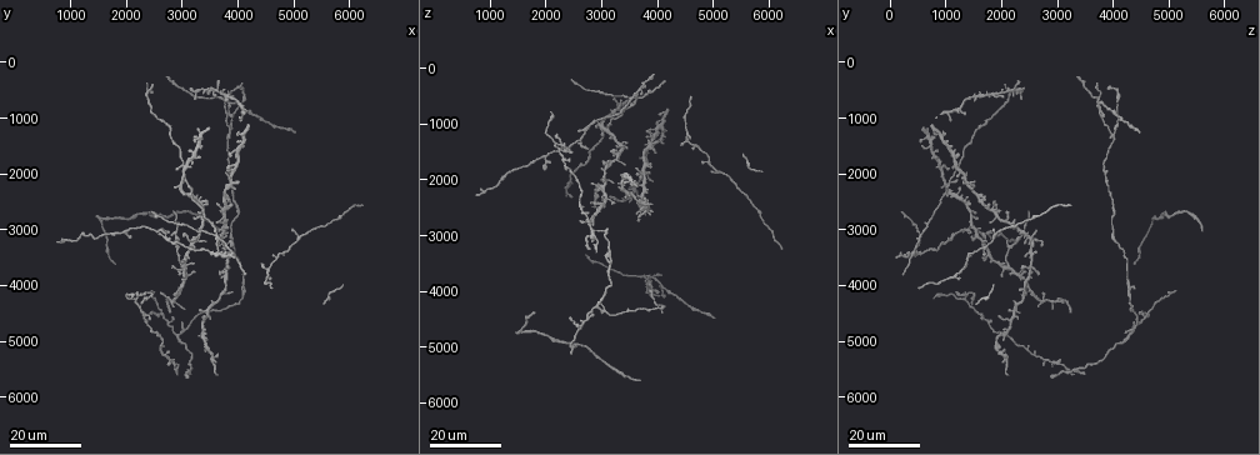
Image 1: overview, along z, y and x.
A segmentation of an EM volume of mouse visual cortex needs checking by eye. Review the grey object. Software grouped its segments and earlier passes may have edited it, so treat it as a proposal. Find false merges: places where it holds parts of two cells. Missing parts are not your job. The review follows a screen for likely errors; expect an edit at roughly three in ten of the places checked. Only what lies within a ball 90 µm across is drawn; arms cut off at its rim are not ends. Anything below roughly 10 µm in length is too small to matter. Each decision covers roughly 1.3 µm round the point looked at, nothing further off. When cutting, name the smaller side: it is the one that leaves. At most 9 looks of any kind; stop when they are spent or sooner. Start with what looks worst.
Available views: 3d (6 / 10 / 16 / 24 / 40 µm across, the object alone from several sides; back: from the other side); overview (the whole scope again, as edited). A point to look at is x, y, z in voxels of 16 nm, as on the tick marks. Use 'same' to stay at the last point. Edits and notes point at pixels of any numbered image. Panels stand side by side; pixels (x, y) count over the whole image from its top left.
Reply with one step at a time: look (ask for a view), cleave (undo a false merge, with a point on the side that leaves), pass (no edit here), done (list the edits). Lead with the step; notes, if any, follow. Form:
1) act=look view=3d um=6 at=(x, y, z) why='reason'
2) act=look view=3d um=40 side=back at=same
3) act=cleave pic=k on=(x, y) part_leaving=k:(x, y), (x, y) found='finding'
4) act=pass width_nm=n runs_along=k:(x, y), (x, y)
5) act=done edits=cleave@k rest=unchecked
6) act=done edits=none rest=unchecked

act=look view=3d um=16 at=(3850, 1300, 4000) why='four or more arms meet'

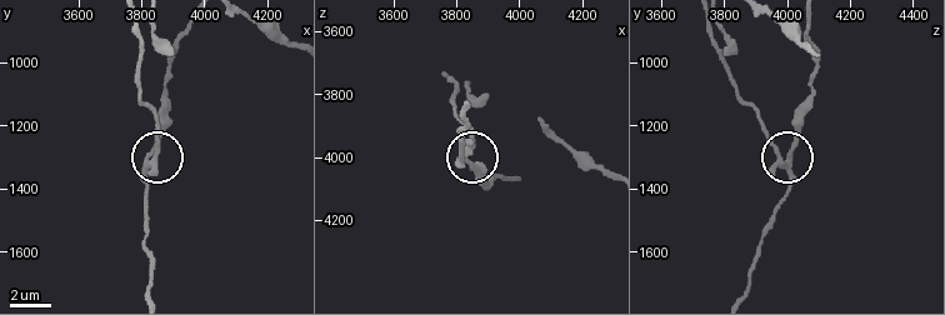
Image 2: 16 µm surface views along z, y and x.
act=look view=3d um=10 at=(3830, 1300, 4010) why='closer look'

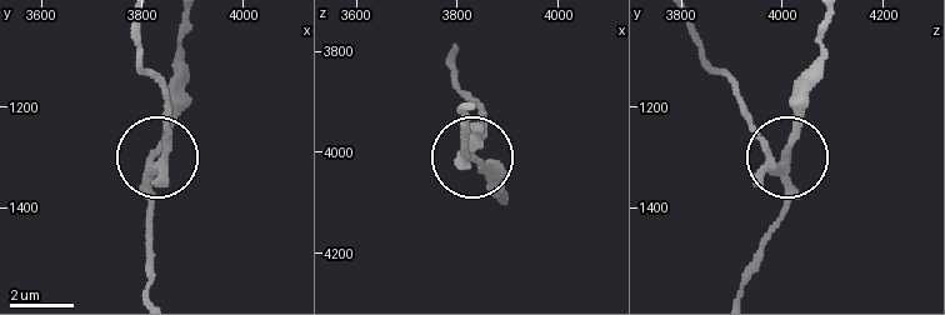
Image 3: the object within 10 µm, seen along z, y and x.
act=cleave pic=3 on=(478, 120) found='two cells meet here'

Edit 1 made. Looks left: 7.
act=look view=3d um=16 at=(3000, 3700, 2150) why='four-way junction'

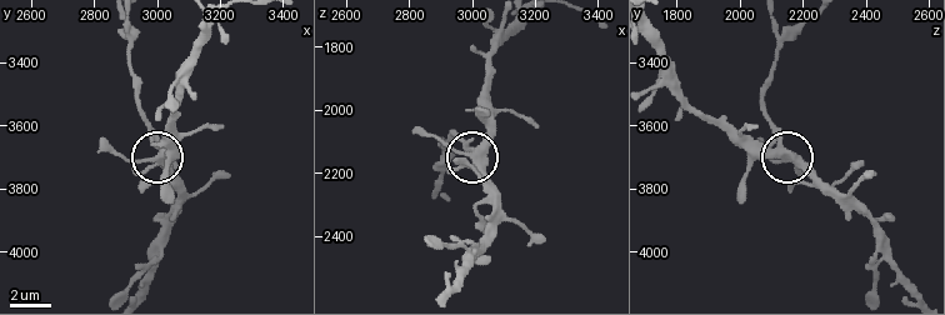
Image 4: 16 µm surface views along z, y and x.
act=look view=3d um=6 at=(3020, 3670, 2130)

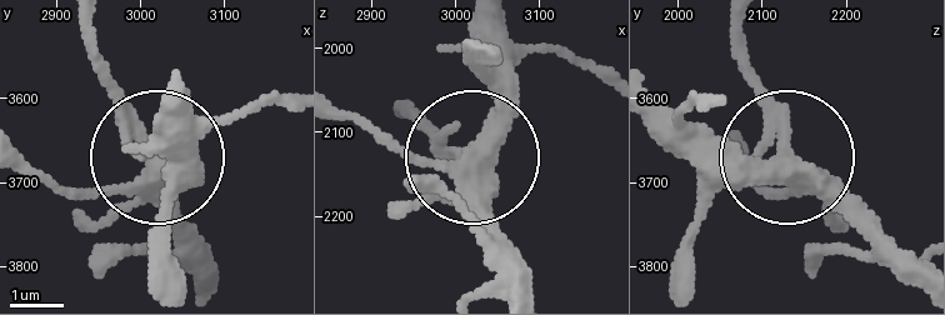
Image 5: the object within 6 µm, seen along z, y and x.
act=cleave pic=5 on=(88, 56) width_nm=380 part_leaving=5:(125, 115), (98, 26) found='two cells meet here'

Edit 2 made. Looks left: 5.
act=look view=3d um=24 at=(4950, 3350, 1750) why='three arms meet'

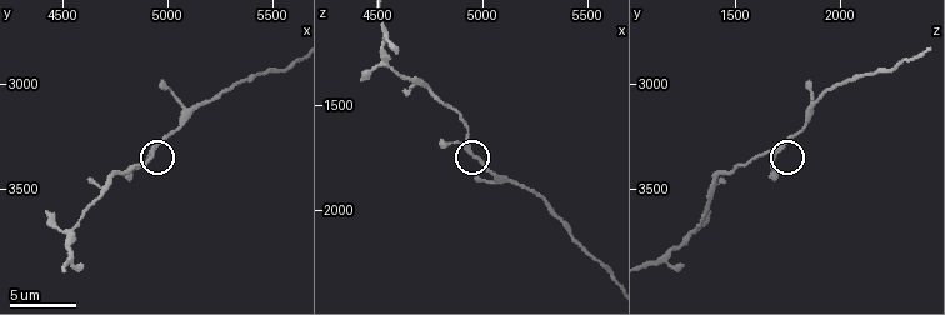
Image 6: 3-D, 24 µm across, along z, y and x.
act=look view=3d um=10 at=(4920, 3330, 1700)

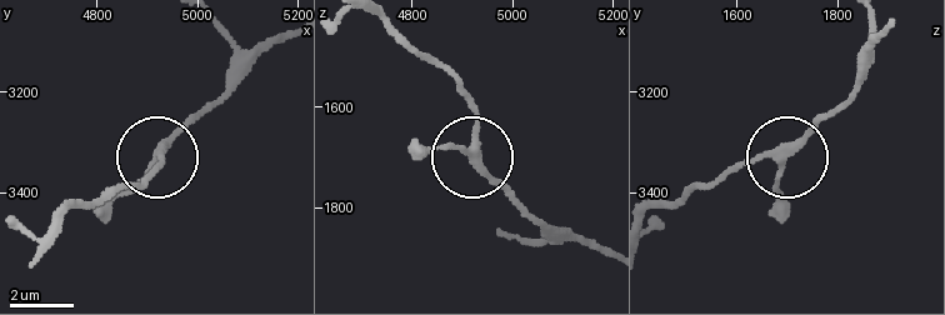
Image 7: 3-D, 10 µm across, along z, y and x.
act=pass arms=3 runs_along=7:(383, 21), (446, 73), (476, 120), (469, 153), (418, 153) found='one cell here'

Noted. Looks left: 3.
act=look view=3d um=16 at=(3600, 3150, 500) why='three-way junction'

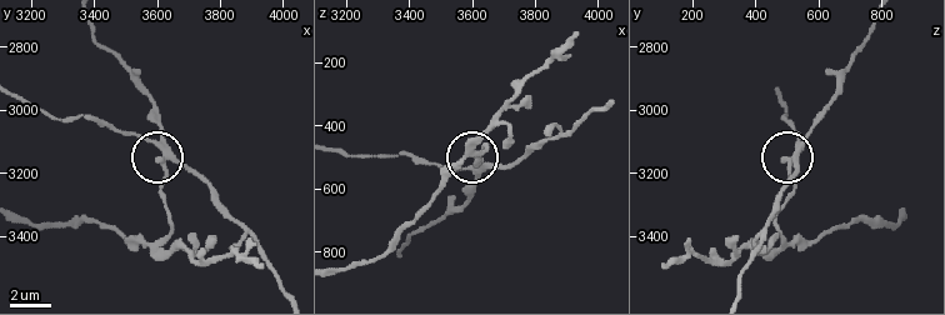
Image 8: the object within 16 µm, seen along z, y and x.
act=look view=3d um=10 at=(3630, 3160, 520)

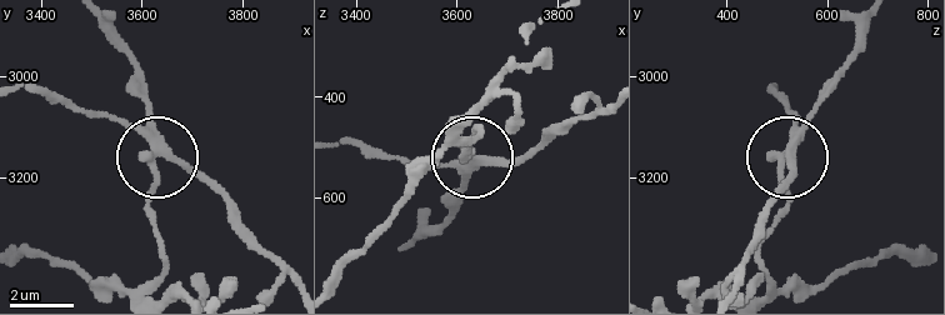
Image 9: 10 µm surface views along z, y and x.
act=cleave pic=9 on=(146, 209) arms=3 part_leaving=9:(781, 160), (786, 206), (756, 255), (775, 284), (918, 255) found='a second cell is stuck on'

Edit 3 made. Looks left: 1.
act=done edits=cleave@3,cleave@5,cleave@9 rest=unchecked

